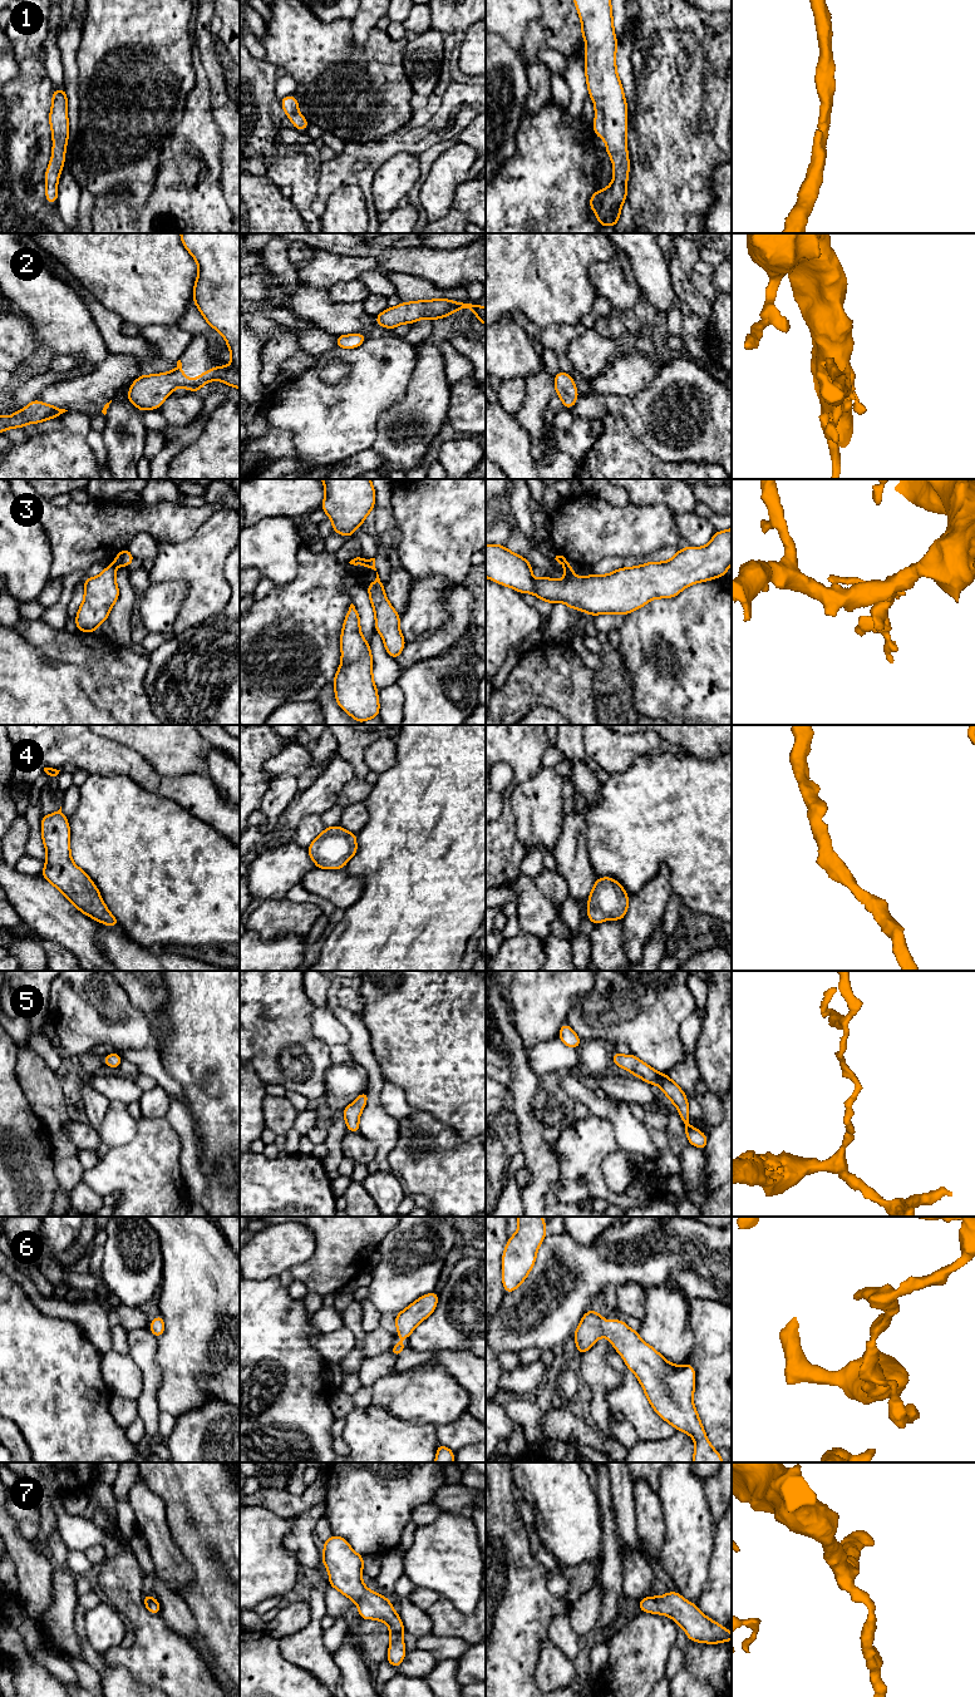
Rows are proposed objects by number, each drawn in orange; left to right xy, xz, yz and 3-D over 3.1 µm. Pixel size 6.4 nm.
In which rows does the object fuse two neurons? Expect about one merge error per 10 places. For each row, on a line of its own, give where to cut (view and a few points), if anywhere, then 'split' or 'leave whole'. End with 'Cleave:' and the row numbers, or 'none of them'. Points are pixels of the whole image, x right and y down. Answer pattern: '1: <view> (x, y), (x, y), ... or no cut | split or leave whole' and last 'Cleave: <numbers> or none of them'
1: no cut | leave whole
2: no cut | leave whole
3: yz (570, 565), (565, 567) | split
4: no cut | leave whole
5: no cut | leave whole
6: no cut | leave whole
7: no cut | leave whole
Cleave: 3

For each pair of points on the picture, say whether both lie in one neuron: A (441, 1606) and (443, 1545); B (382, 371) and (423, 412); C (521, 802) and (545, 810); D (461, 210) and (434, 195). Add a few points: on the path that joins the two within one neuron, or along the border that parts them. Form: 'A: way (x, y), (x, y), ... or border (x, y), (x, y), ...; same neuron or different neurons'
A: border (439, 1596), (466, 1613); different neurons
B: border (415, 365), (404, 395), (383, 413); different neurons
C: way (527, 802), (533, 802), (538, 807); same neuron
D: border (467, 179), (457, 188), (451, 208), (436, 220); different neurons

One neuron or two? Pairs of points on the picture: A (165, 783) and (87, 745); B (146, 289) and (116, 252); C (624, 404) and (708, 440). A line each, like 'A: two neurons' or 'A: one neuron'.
A: one neuron
B: one neuron
C: one neuron

